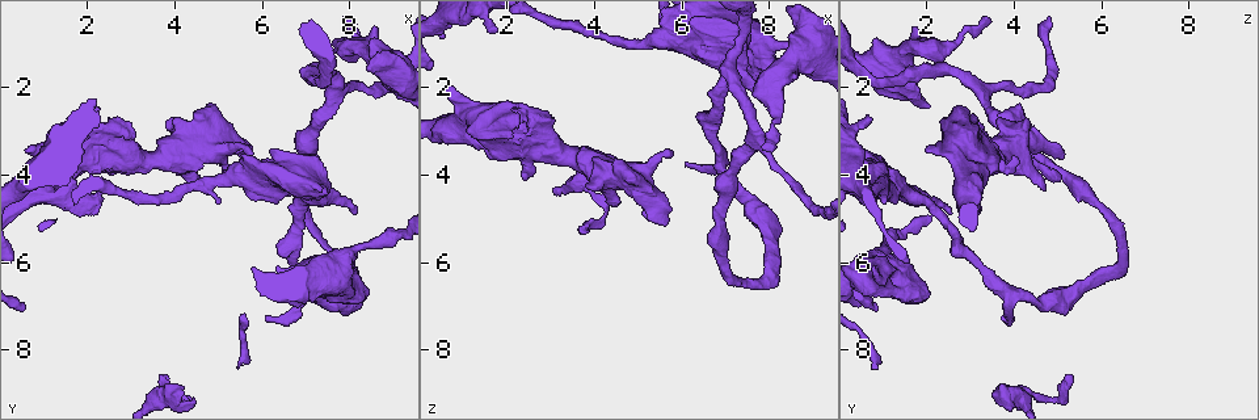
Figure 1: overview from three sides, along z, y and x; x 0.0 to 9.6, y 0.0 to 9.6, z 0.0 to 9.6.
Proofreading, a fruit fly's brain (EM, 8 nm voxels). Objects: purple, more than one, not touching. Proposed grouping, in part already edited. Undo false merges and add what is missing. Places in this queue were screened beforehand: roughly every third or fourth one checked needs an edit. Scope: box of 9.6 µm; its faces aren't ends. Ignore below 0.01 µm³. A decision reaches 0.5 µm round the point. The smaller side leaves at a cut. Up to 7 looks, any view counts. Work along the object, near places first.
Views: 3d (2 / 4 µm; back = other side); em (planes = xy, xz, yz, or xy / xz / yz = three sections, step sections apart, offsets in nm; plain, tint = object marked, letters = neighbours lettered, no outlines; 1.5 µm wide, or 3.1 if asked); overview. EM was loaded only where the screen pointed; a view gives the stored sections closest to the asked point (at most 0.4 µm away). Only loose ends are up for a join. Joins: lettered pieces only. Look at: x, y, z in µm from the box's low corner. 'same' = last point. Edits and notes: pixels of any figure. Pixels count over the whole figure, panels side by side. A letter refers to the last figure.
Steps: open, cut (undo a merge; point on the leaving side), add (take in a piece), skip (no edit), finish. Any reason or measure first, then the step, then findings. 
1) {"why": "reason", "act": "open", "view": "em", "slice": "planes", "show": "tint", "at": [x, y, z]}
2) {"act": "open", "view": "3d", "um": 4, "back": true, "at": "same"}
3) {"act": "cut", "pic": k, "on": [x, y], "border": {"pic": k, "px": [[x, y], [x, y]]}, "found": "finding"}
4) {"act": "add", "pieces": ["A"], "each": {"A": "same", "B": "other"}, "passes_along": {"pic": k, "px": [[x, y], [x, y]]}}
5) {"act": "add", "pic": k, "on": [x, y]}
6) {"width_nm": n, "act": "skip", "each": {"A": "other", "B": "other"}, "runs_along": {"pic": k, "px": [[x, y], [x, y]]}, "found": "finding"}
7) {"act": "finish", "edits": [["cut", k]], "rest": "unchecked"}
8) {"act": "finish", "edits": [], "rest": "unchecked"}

{"why": "thick end", "act": "open", "view": "3d", "um": 2, "at": [0.55, 3.45, 1.95]}

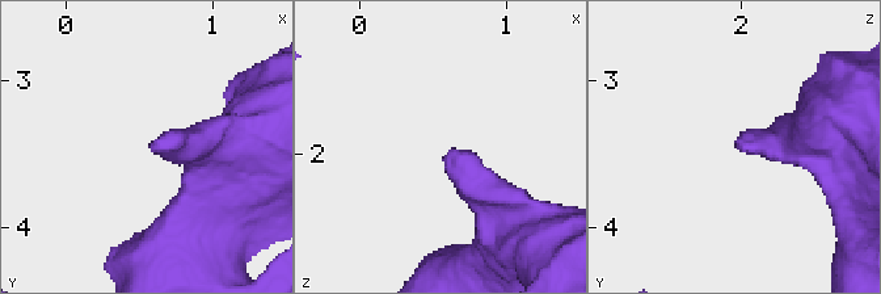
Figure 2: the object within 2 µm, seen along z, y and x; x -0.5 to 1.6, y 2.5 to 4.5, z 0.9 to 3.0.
{"act": "open", "view": "em", "slice": "planes", "show": "letters", "at": [0.60, 3.48, 2.00]}

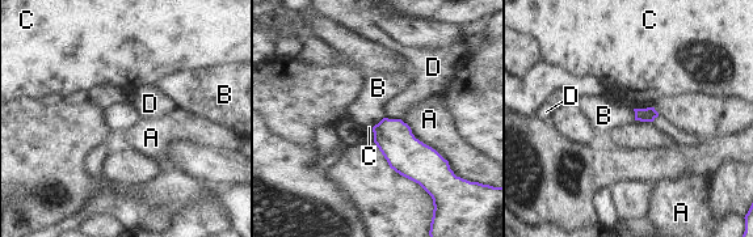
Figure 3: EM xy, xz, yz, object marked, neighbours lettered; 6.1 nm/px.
{"act": "skip", "each": {"A": "other", "B": "other", "C": "other", "D": "other"}, "border": {"pic": 3, "px": [[632, 109], [635, 119]]}, "found": "no lettered piece goes on from it"}

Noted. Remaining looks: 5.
{"why": "an open end", "act": "open", "view": "3d", "um": 2, "at": [5.70, 3.60, 3.45]}

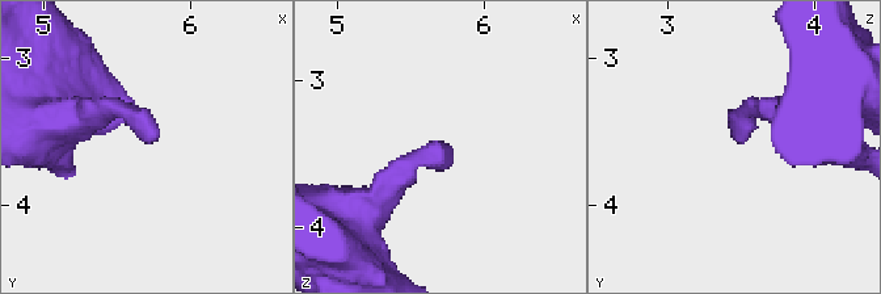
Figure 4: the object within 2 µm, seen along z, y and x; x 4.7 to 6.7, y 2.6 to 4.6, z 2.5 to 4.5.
{"act": "open", "view": "em", "slice": "xz", "step": 8, "show": "tint", "at": [5.74, 3.58, 3.50]}

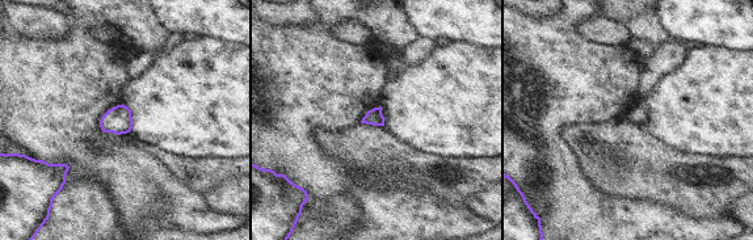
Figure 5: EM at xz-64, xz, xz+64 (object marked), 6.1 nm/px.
{"why": "another direction", "act": "open", "view": "em", "slice": "planes", "show": "letters", "at": "same"}

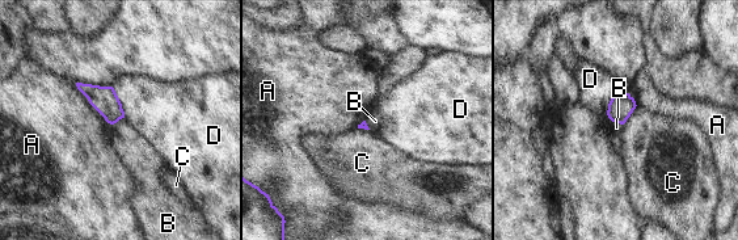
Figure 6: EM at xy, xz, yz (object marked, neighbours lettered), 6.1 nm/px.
{"act": "skip", "each": {"A": "other", "B": "other", "C": "other", "D": "other"}, "found": "no lettered piece goes on from it"}

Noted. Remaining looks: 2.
{"why": "sudden change in width", "act": "open", "view": "em", "slice": "planes", "show": "plain", "at": [8.20, 0.95, 2.70]}

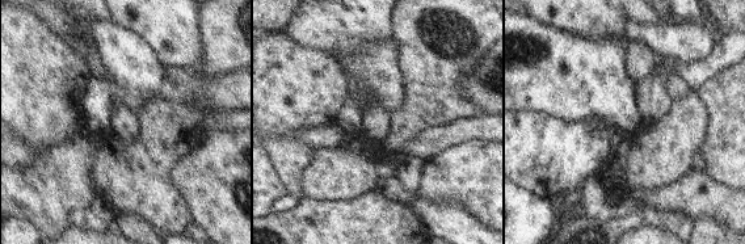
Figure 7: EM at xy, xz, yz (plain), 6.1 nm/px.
{"act": "open", "view": "em", "slice": "planes", "show": "letters", "at": "same"}

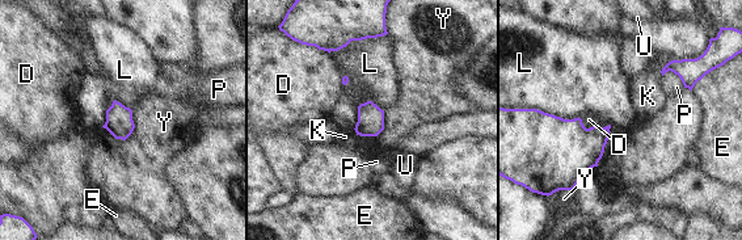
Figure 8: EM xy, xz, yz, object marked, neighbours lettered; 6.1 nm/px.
{"width_nm": 160, "act": "skip", "each": {"D": "other", "E": "other", "K": "other", "L": "other", "P": "other", "U": "other", "Y": "other"}, "border": {"pic": 8, "px": [[387, 33], [351, 40], [329, 53]]}, "found": "one neuron here"}

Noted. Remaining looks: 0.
{"act": "finish", "edits": [], "rest": "unchecked"}

